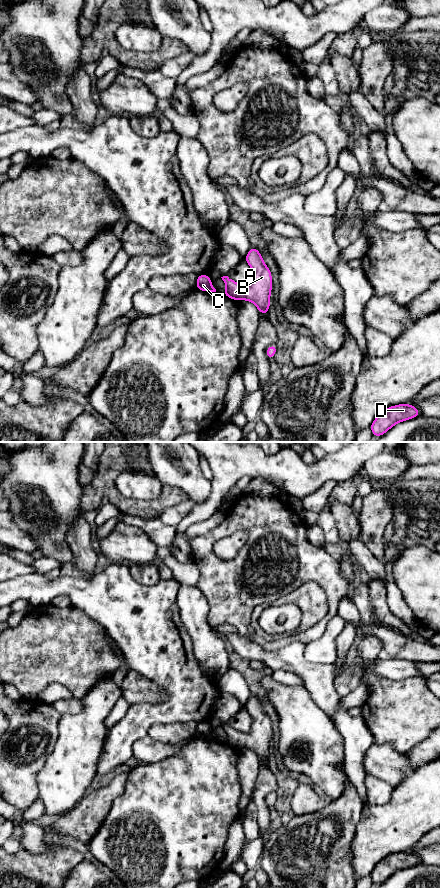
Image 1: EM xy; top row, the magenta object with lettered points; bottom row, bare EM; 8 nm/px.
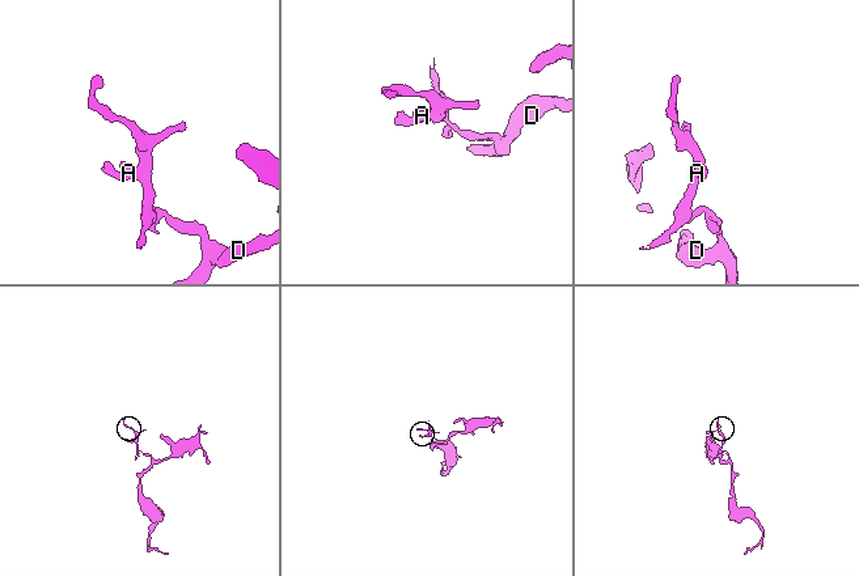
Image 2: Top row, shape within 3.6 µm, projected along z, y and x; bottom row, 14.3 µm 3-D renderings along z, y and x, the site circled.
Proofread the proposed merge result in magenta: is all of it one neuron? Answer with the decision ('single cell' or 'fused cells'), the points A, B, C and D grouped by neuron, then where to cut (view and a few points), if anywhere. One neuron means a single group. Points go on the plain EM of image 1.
single cell | A B C D | no cut

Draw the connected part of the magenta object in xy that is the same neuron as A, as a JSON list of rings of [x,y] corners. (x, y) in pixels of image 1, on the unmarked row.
[[[253,694],[244,707],[252,717],[250,730],[242,733],[228,724],[223,724],[221,726],[226,733],[226,739],[222,742],[237,749],[248,748],[258,756],[259,761],[268,763],[272,740],[271,719],[264,711],[259,698]]]

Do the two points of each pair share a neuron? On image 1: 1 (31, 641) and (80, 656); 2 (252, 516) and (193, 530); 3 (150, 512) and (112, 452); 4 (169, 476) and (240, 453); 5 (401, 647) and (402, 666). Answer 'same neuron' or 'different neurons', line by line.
1: same neuron
2: different neurons
3: same neuron
4: different neurons
5: different neurons

